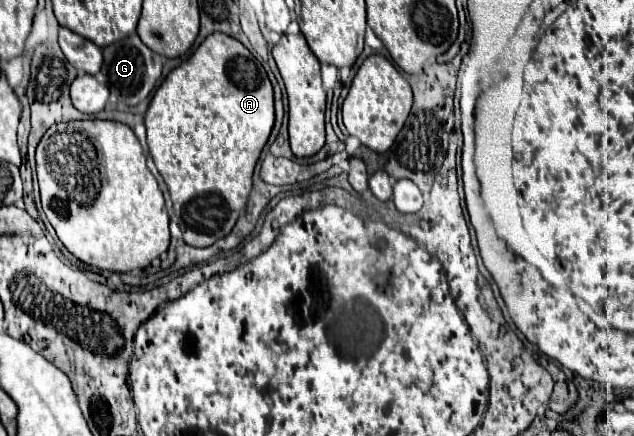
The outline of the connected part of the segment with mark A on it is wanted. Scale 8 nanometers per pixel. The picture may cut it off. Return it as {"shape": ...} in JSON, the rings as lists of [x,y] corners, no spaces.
{"shape":[[[212,33],[188,61],[168,73],[148,105],[144,123],[150,155],[168,185],[184,241],[192,247],[210,247],[232,231],[238,211],[244,209],[256,161],[274,125],[274,95],[264,67],[238,39]]]}

